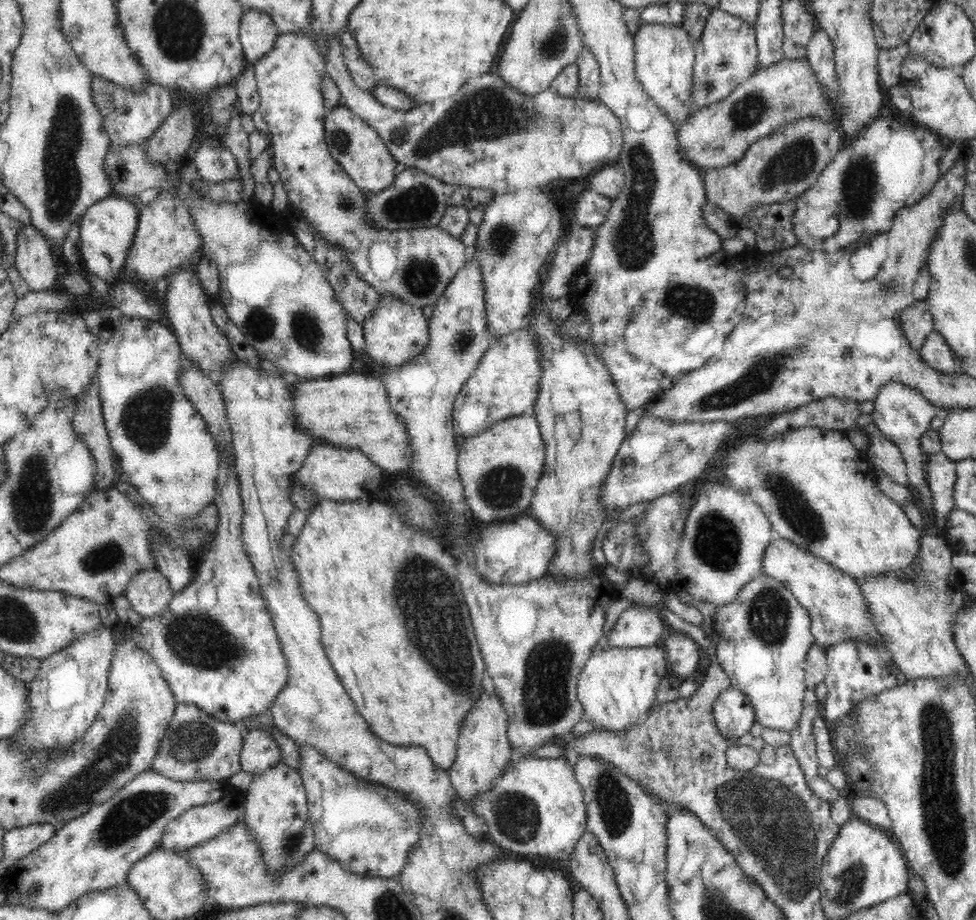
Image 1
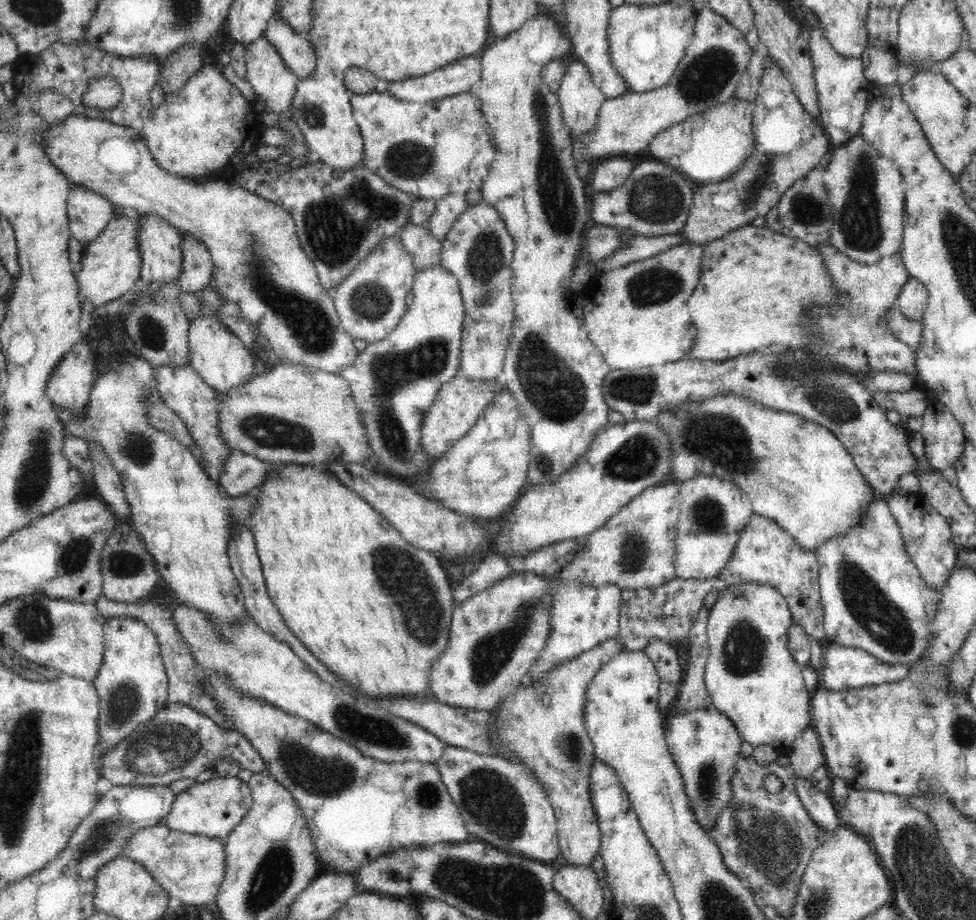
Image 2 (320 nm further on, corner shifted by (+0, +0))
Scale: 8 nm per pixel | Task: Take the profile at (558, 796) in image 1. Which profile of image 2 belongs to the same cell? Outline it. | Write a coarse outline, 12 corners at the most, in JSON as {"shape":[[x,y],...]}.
{"shape":[[446,745],[436,765],[475,839],[544,862],[555,810],[523,764]]}

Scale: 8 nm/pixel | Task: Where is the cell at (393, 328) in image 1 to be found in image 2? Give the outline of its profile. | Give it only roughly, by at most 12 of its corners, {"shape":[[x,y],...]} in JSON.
{"shape":[[400,236],[382,239],[328,290],[346,332],[385,339],[415,272]]}

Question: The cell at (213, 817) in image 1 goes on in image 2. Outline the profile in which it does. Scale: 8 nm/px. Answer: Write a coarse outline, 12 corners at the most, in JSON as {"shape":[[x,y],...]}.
{"shape":[[236,776],[205,778],[177,795],[164,824],[223,839],[248,814]]}

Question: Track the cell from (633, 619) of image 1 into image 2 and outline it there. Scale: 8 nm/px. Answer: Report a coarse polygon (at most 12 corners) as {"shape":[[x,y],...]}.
{"shape":[[608,640],[525,681],[491,711],[489,740],[555,810],[567,864],[601,832],[586,690],[624,651]]}

